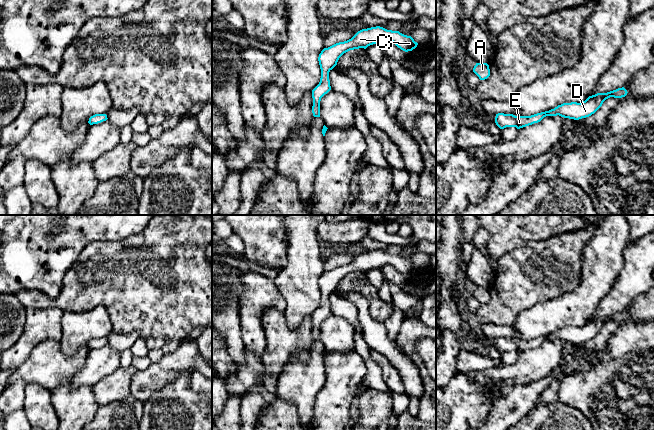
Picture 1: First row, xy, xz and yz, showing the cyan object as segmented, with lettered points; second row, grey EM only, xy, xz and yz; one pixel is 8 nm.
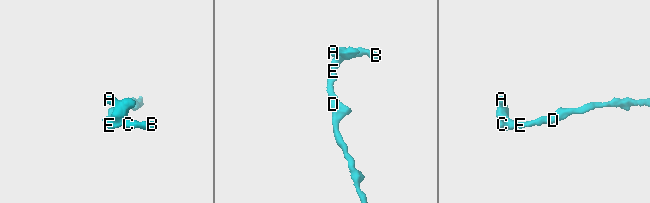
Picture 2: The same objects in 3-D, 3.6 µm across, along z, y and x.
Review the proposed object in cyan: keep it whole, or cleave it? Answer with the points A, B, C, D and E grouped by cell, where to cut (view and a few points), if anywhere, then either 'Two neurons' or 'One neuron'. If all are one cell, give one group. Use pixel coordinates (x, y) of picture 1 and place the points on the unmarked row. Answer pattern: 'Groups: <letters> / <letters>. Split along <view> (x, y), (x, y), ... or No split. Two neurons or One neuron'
Groups: A B C D E. No split. One neuron

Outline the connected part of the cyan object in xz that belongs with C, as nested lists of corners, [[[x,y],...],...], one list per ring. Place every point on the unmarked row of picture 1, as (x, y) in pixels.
[[[376,250],[358,255],[351,263],[336,267],[328,272],[324,272],[319,278],[318,285],[321,293],[319,308],[312,314],[314,341],[320,341],[321,322],[331,314],[329,296],[337,289],[339,282],[346,276],[354,273],[364,272],[384,265],[393,266],[401,274],[408,276],[418,269],[411,260],[404,259],[399,255],[387,254]]]

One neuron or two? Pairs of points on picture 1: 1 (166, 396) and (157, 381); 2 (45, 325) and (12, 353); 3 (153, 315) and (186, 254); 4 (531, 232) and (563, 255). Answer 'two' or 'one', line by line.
1: two
2: one
3: one
4: two

